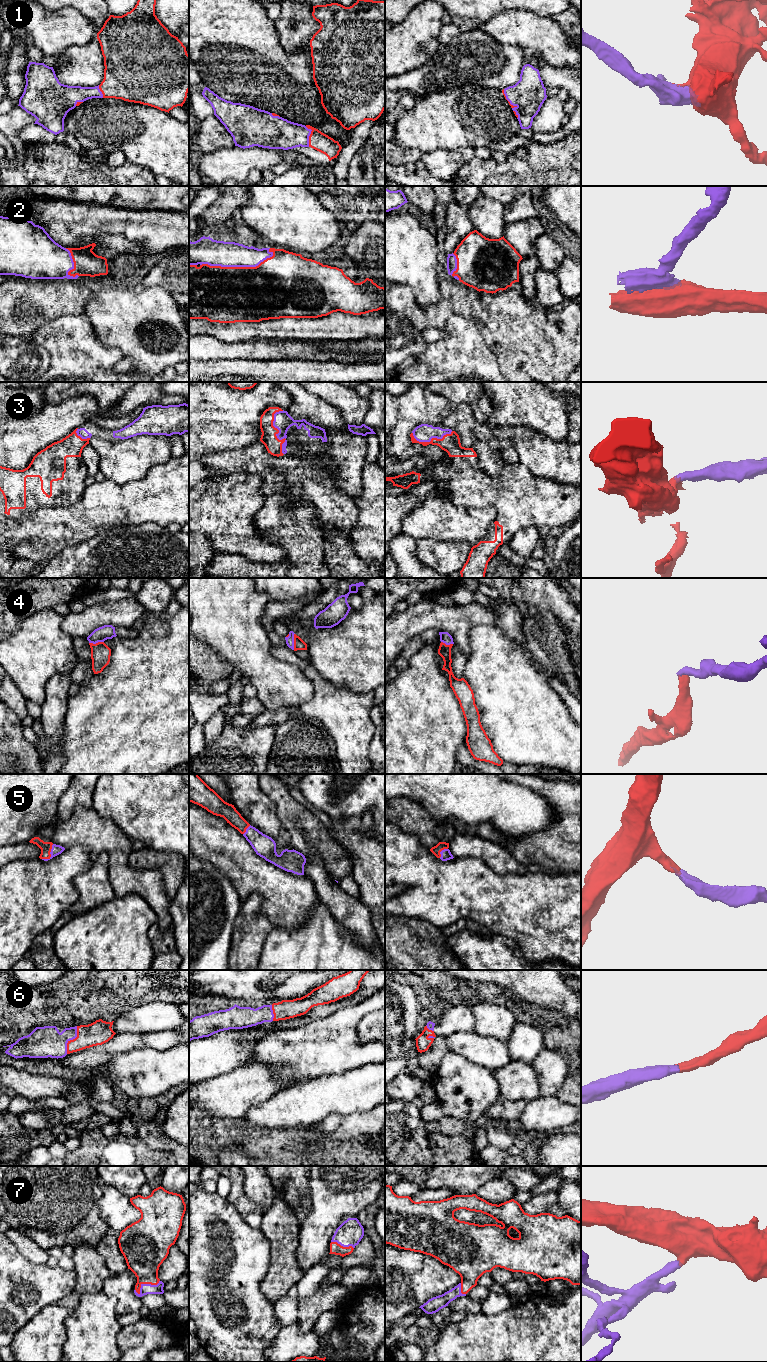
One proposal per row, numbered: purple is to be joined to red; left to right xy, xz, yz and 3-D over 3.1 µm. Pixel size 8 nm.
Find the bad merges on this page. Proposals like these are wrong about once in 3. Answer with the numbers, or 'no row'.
no row

